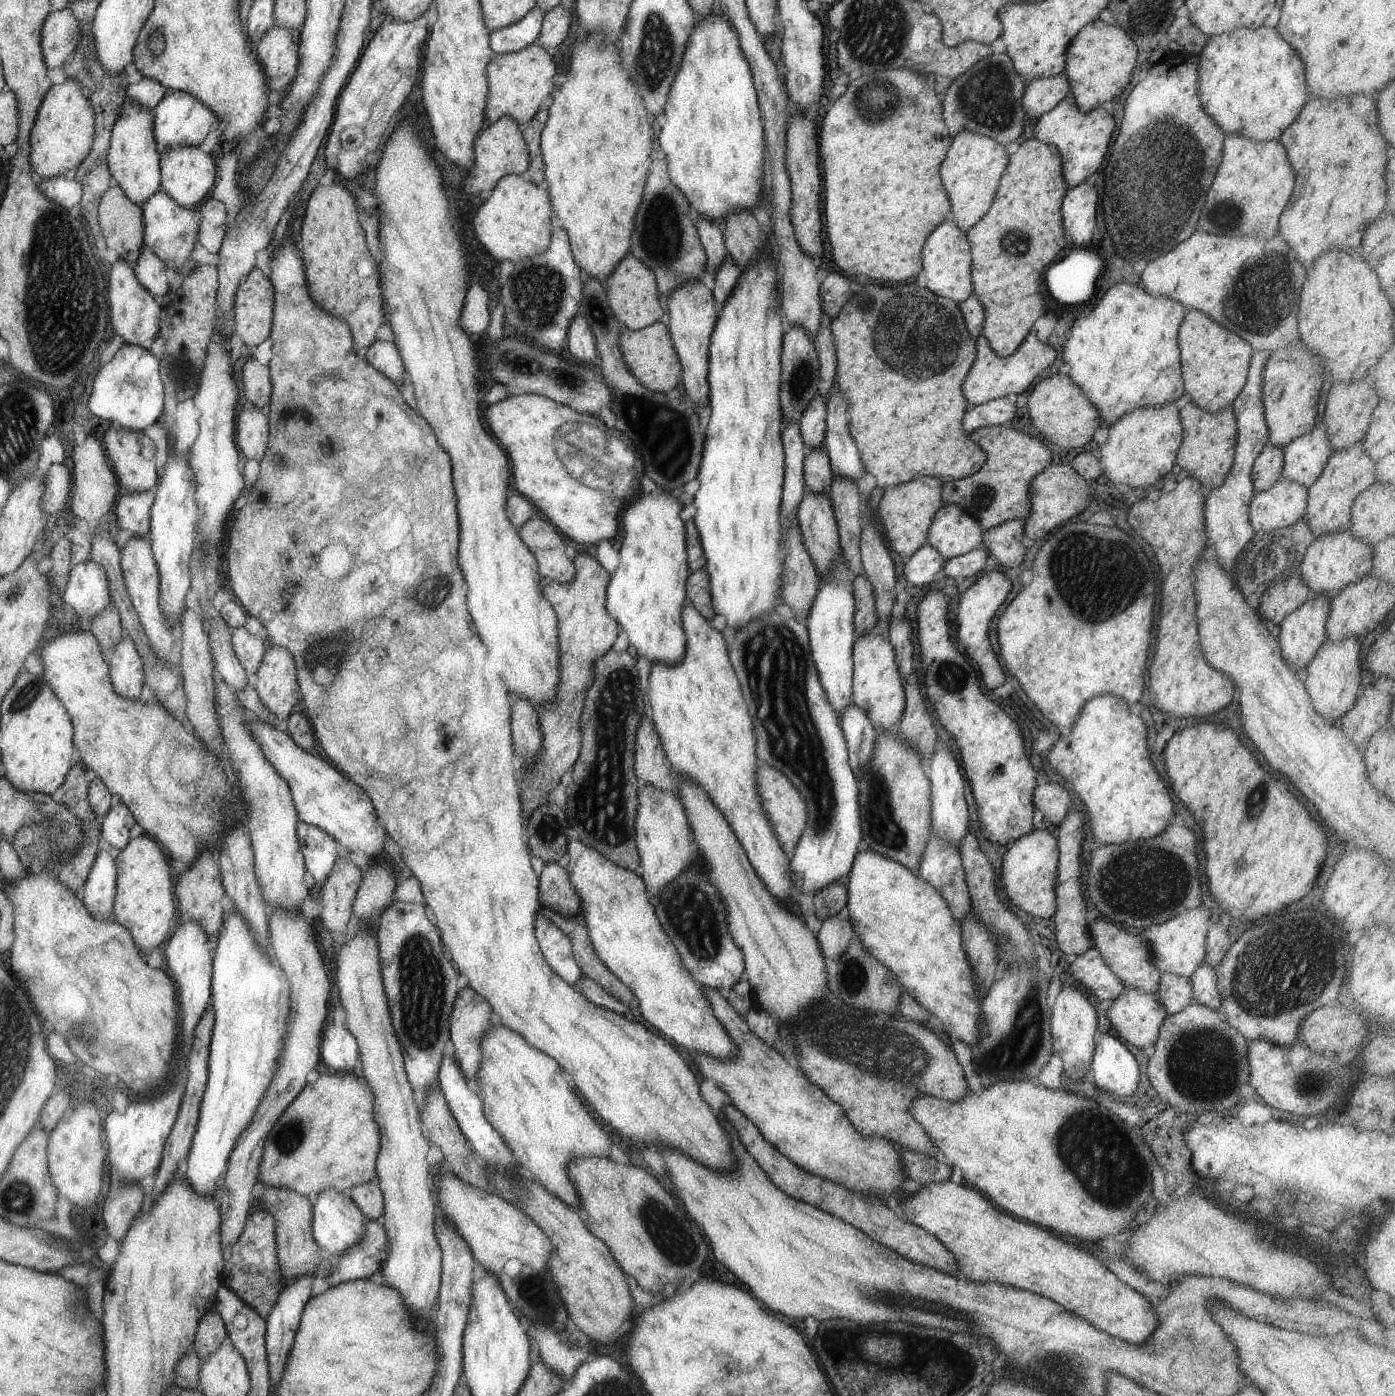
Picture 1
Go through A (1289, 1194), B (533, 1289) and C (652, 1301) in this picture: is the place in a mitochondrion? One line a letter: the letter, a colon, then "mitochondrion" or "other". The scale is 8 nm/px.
A: mitochondrion
B: mitochondrion
C: other

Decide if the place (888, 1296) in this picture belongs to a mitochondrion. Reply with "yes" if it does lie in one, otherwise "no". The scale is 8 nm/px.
yes

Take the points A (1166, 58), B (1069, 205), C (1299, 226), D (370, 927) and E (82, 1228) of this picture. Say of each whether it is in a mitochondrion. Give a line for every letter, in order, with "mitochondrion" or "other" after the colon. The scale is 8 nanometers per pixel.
A: other
B: other
C: other
D: other
E: other

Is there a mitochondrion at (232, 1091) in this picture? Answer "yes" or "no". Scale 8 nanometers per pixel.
no

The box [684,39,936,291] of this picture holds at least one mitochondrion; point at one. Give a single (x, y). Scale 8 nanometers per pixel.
(875, 98)

